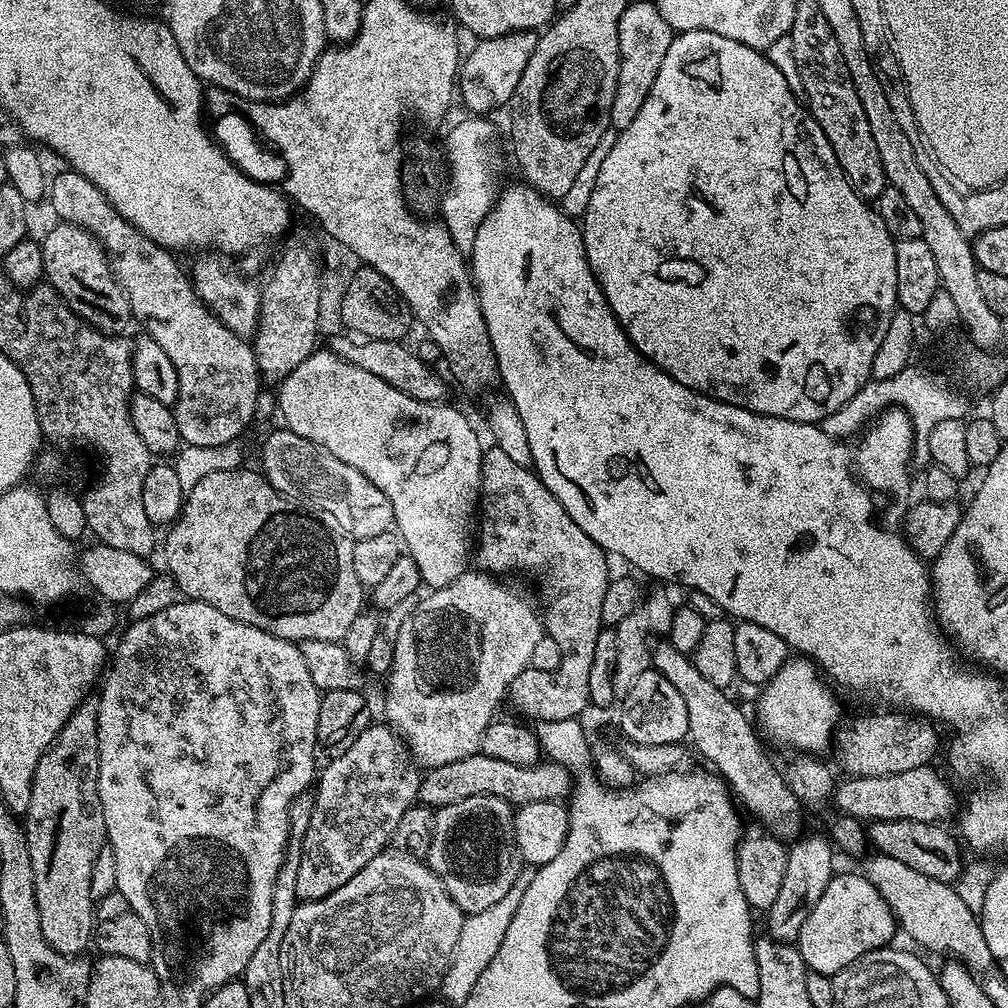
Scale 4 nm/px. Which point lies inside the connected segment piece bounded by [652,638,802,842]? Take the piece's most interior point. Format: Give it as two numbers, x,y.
718,728

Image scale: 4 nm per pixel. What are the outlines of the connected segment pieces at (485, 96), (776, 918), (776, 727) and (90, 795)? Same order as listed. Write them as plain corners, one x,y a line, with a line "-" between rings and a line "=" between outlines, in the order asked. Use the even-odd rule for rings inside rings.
511,32
505,36
495,36
489,40
477,39
476,45
472,48
472,53
463,57
458,69
458,100
469,108
472,114
492,114
495,108
500,108
511,101
514,90
518,90
518,81
522,79
522,70
526,70
526,62
530,62
530,54
534,54
537,33
531,32
=
801,835
788,848
786,874
782,878
782,887
778,890
778,898
774,898
774,906
766,909
767,935
784,944
799,941
802,925
806,923
806,918
810,918
810,910
814,910
814,906
818,906
818,898
822,898
826,886
830,886
832,881
834,875
832,852
834,853
834,845
827,835
=
789,658
760,689
754,704
755,719
782,744
789,744
800,754
820,754
834,740
834,726
842,720
837,693
822,675
821,669
807,658
=
86,698
66,718
66,726
58,730
52,745
42,754
34,770
30,786
30,806
22,814
22,827
30,854
30,866
34,868
34,898
38,902
38,914
42,926
42,938
63,956
79,956
94,940
94,898
90,894
90,877
94,874
94,862
106,847
106,826
102,814
102,802
98,790
98,706
99,699

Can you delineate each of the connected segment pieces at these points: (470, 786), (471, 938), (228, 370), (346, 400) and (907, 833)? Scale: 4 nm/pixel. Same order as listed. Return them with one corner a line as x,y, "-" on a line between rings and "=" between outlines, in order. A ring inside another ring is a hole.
477,754
470,758
458,758
458,762
446,762
446,766
427,769
420,778
419,803
425,808
437,809
454,806
462,798
493,796
502,798
513,806
547,800
563,801
572,791
574,777
567,768
551,762
537,762
530,766
514,766
514,762
502,762
=
521,871
514,886
510,886
510,890
506,890
505,896
498,902
494,902
494,906
465,915
462,934
458,934
458,946
448,964
442,985
442,993
444,992
445,998
450,1003
463,1006
466,998
470,998
470,990
474,990
474,982
478,982
482,970
486,970
486,966
490,966
490,958
494,958
494,954
498,954
498,946
502,946
502,938
506,938
506,929
510,926
510,918
514,918
514,910
518,910
518,902
522,902
522,894
526,894
526,886
530,886
531,881
532,872
=
71,170
63,171
56,177
51,177
47,185
46,200
52,203
57,221
78,226
100,241
108,256
108,265
112,268
114,278
128,295
135,323
140,323
146,335
154,338
154,342
158,342
158,346
166,350
170,362
174,362
174,370
178,370
178,398
174,411
181,441
185,445
194,446
233,443
240,438
236,436
242,435
244,427
251,422
252,415
256,412
256,399
260,396
262,377
256,365
253,345
245,337
234,334
234,330
226,327
208,309
196,293
189,273
180,269
180,264
176,261
179,259
169,249
163,248
161,244
142,234
142,230
135,228
126,218
122,218
122,214
118,214
106,194
102,194
102,190
98,190
98,186
90,182
90,178
=
331,350
312,352
298,370
279,381
278,388
283,427
330,450
334,458
342,458
346,466
354,466
354,470
366,474
366,478
390,498
396,519
395,531
407,555
418,562
420,579
429,589
446,586
469,571
470,541
478,512
485,449
480,448
480,436
475,426
458,409
451,408
448,402
427,404
410,398
410,394
394,390
390,382
374,378
374,374
338,358
=
875,820
869,823
867,834
869,843
881,856
898,858
906,866
934,878
937,884
952,884
966,867
966,860
960,857
962,844
955,835
944,829
943,823
914,822
913,820

